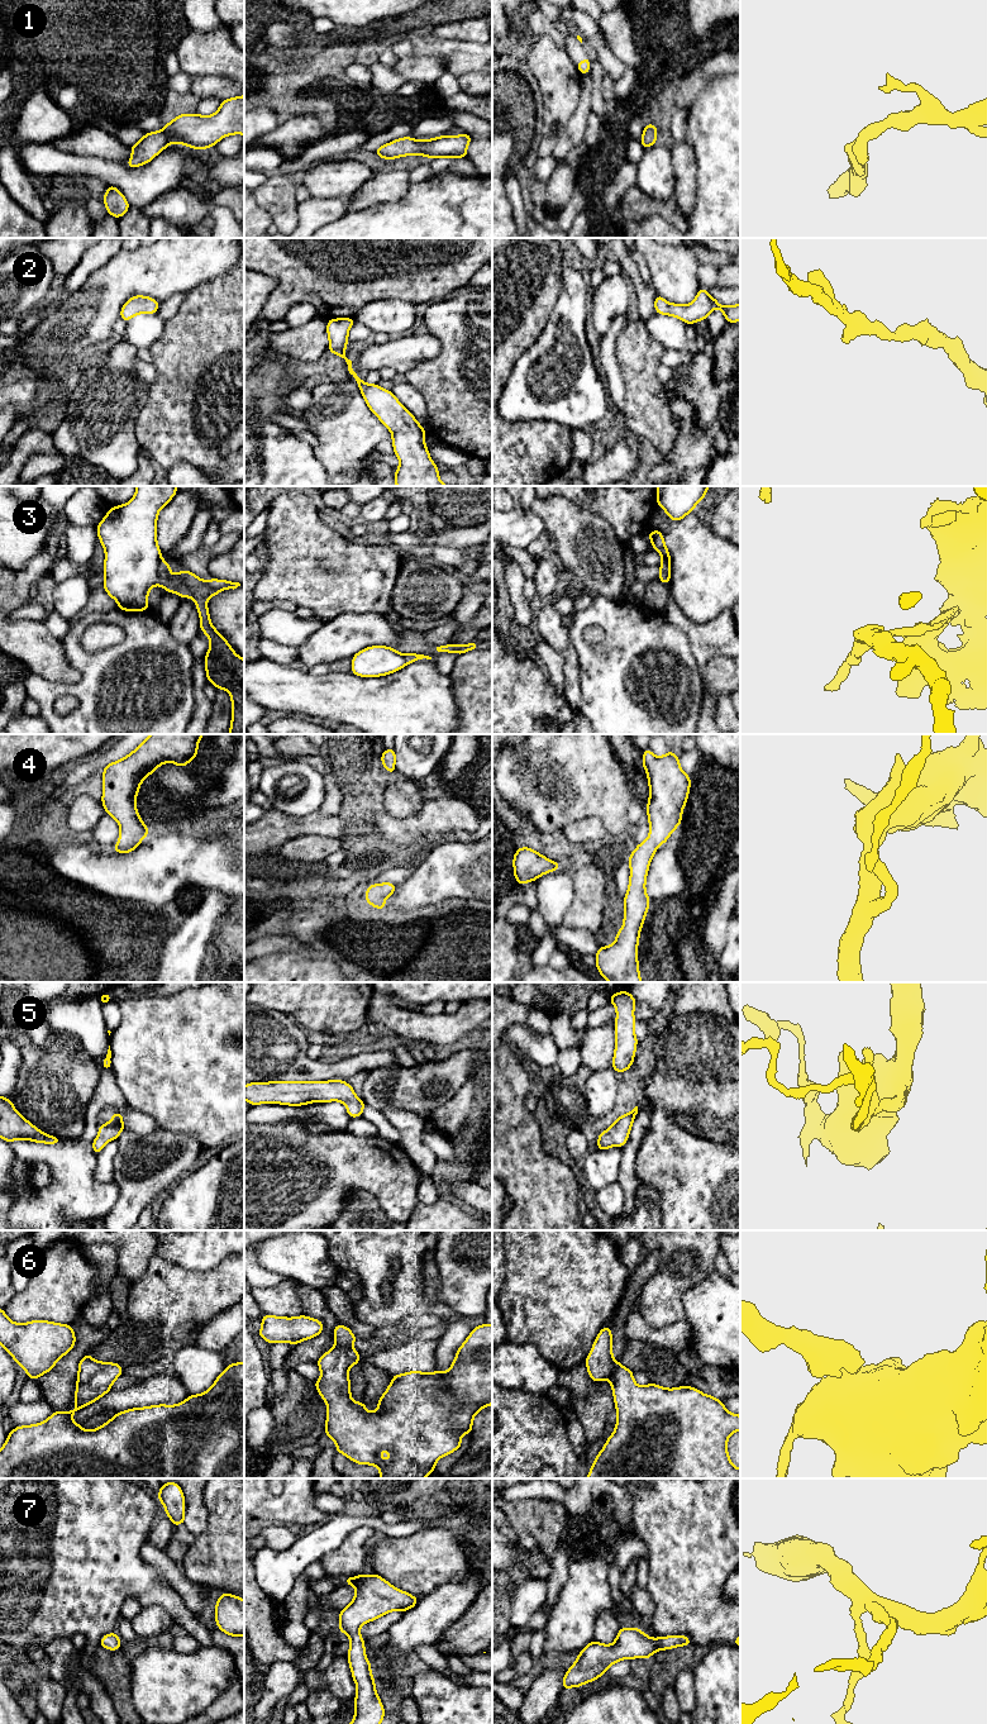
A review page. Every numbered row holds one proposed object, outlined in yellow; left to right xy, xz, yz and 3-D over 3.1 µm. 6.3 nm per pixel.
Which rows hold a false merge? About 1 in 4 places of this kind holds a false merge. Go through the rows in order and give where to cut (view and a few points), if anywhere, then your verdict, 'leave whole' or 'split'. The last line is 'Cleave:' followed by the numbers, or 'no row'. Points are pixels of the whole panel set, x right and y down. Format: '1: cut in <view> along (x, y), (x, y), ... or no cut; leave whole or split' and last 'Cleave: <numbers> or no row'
1: no cut; leave whole
2: no cut; leave whole
3: cut in xy along (161, 560), (158, 563), (157, 584); split
4: no cut; leave whole
5: no cut; leave whole
6: no cut; leave whole
7: no cut; leave whole
Cleave: 3

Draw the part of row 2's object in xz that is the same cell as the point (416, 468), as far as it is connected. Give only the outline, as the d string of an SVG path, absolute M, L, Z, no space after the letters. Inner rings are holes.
M353 318L329 319L326 333L328 349L344 358L348 371L357 381L361 394L369 410L392 433L394 453L400 461L395 471L396 486L447 486L439 480L437 465L425 447L428 434L414 415L396 399L390 390L377 384L367 385L352 368L352 361L345 357L345 346L349 343L348 332L356 322Z

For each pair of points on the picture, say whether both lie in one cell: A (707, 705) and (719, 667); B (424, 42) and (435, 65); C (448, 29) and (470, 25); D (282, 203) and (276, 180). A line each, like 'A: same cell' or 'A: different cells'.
A: same cell
B: different cells
C: same cell
D: same cell

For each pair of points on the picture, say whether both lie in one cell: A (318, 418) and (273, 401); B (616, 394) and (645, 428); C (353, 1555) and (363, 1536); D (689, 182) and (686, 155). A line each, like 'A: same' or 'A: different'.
A: different
B: different
C: same
D: same

